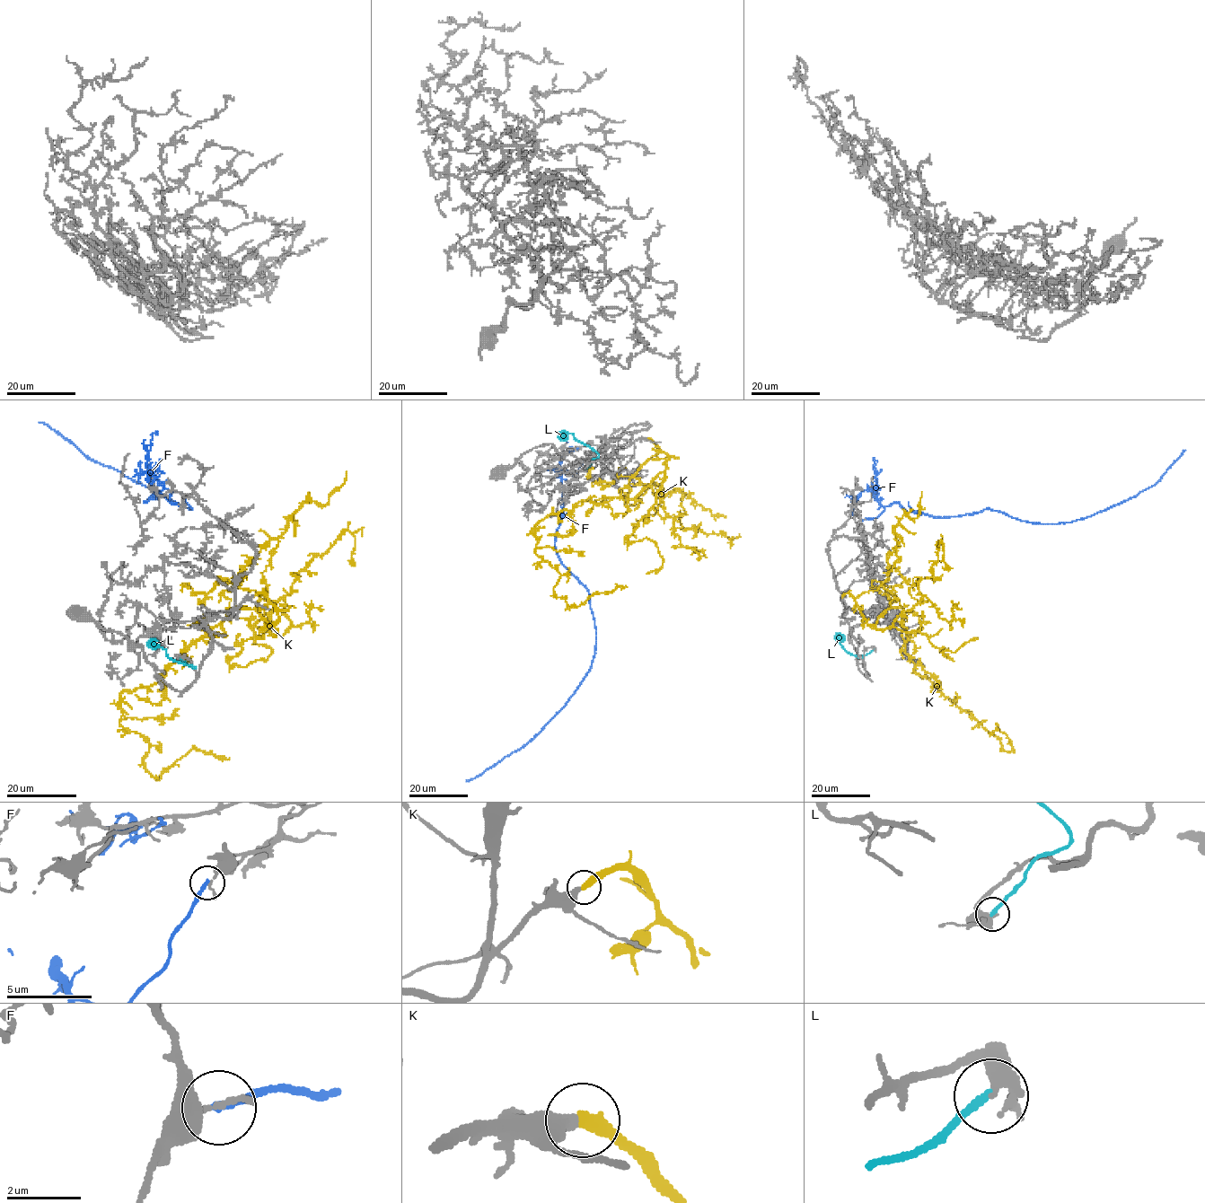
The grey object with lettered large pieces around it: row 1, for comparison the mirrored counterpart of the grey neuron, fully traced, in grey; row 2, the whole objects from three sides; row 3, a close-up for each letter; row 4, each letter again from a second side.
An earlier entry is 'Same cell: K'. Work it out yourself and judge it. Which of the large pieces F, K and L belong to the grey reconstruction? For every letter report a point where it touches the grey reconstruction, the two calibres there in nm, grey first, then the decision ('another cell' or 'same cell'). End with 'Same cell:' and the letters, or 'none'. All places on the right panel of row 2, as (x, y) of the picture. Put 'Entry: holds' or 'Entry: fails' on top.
Entry: holds
F: meets grey at (863, 520); 180 nm thick on the grey side, 240 nm on the other; another cell
K: meets grey at (842, 596); 380 nm thick on the grey side, 400 nm on the other; same cell
L: meets grey at (873, 650); 320 nm thick on the grey side, 220 nm on the other; another cell
Same cell: K

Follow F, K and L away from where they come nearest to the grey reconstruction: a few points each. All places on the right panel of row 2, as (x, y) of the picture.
F: (863, 520), (897, 502), (907, 512), (937, 517), (987, 508), (1031, 522), (1071, 522), (1152, 487), (1185, 450)
K: (842, 596), (848, 593), (868, 624), (902, 608), (913, 670), (1012, 750), (997, 726), (990, 733)
L: (873, 649), (861, 657), (852, 655), (838, 641), (841, 640), (842, 636)

